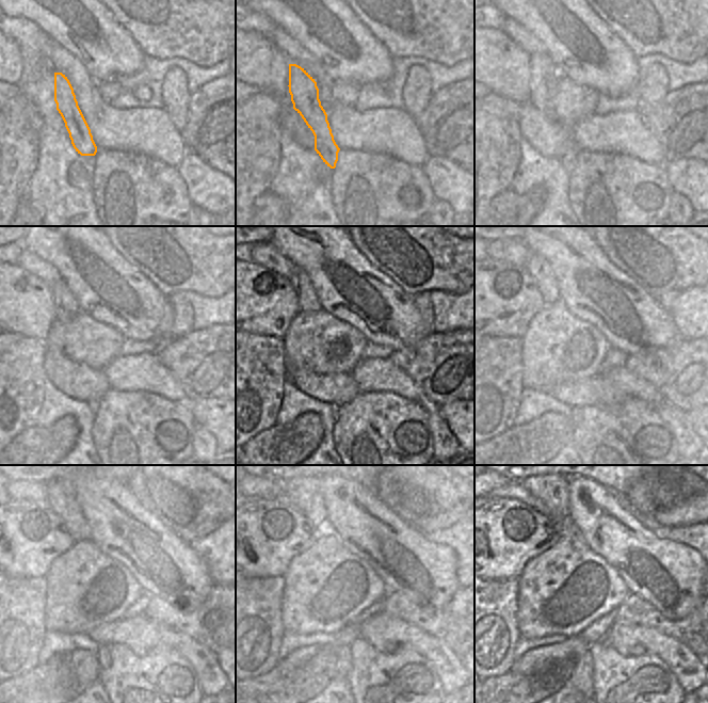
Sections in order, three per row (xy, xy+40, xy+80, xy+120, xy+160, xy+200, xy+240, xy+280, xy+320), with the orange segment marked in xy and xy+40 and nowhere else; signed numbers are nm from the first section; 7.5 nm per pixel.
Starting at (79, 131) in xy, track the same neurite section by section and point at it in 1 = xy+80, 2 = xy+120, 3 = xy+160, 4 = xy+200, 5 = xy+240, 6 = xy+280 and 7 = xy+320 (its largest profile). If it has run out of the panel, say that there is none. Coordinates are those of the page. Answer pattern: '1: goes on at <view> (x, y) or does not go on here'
1: goes on at xy+80 (544, 76)
2: goes on at xy+120 (66, 307)
3: goes on at xy+160 (307, 301)
4: goes on at xy+200 (538, 268)
5: goes on at xy+240 (60, 497)
6: goes on at xy+280 (305, 493)
7: goes on at xy+320 (552, 490)

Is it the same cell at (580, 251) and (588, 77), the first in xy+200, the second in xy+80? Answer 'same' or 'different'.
same

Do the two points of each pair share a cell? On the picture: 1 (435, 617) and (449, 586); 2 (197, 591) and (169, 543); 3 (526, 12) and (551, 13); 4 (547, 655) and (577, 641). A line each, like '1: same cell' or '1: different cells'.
1: different cells
2: same cell
3: same cell
4: same cell

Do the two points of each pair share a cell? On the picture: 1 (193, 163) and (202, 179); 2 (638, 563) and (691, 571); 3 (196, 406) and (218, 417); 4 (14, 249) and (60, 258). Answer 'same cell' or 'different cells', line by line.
1: same cell
2: same cell
3: same cell
4: different cells

